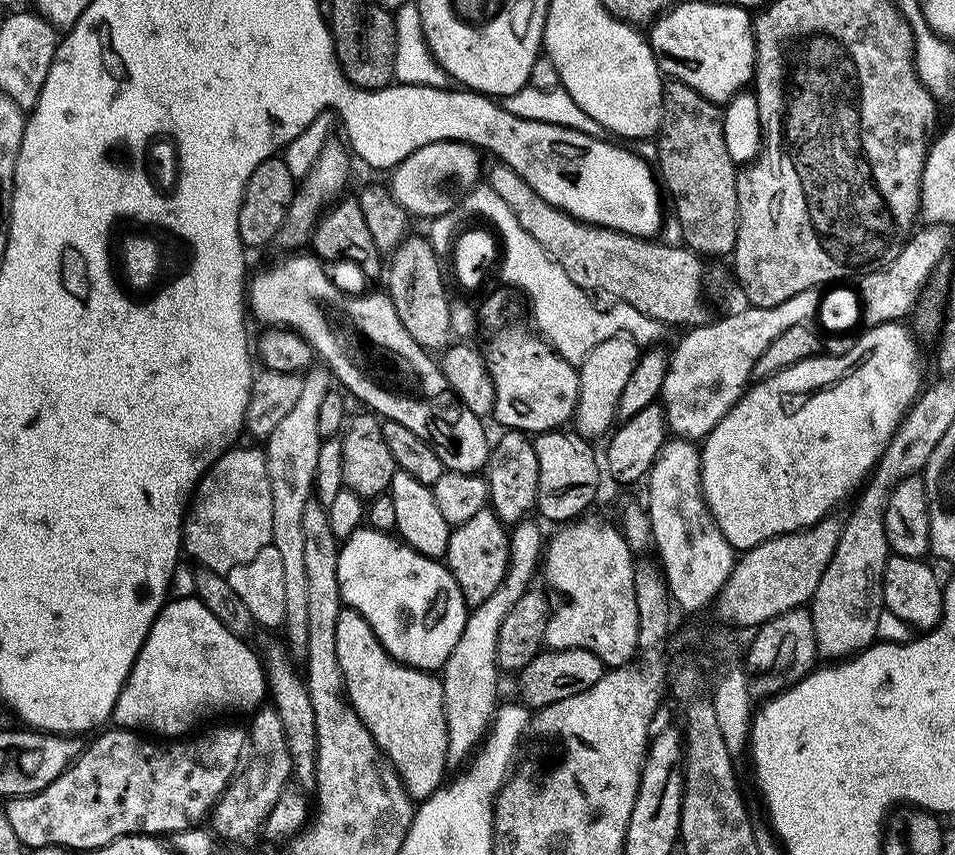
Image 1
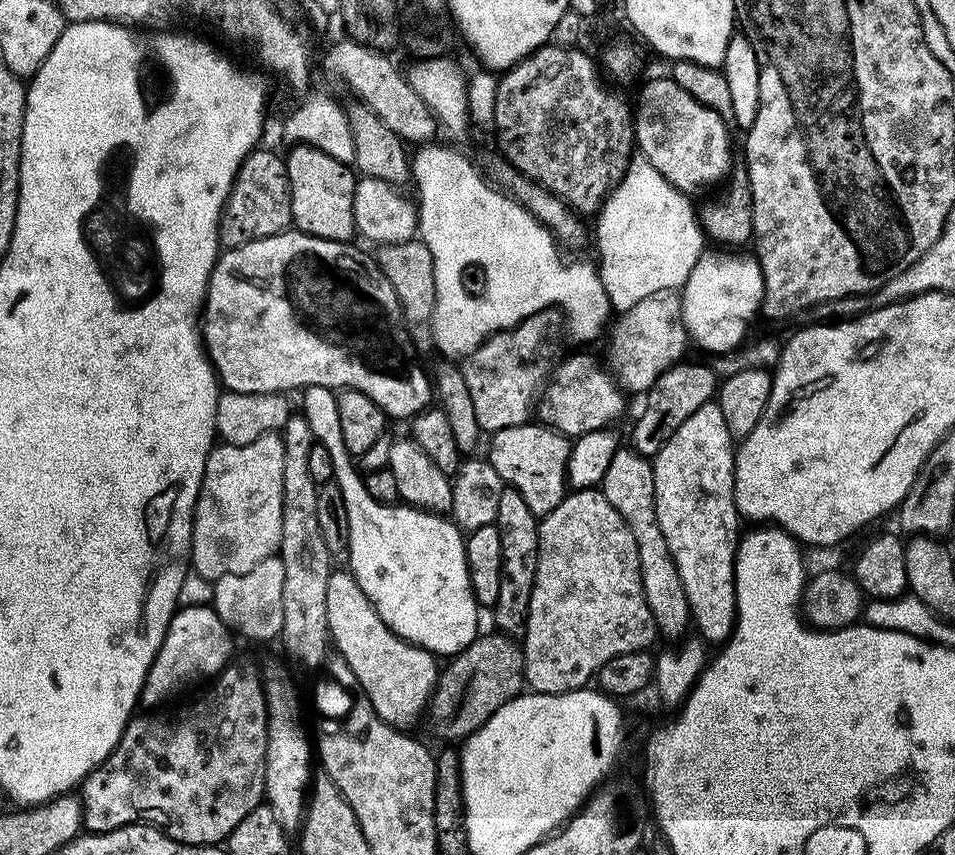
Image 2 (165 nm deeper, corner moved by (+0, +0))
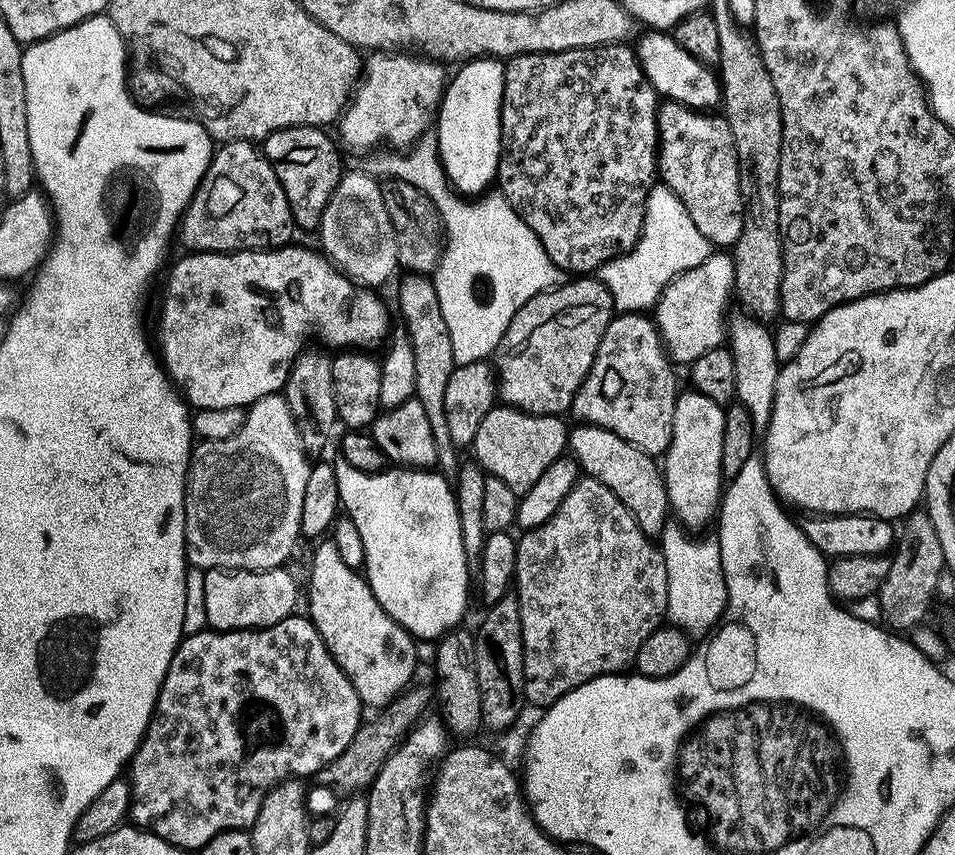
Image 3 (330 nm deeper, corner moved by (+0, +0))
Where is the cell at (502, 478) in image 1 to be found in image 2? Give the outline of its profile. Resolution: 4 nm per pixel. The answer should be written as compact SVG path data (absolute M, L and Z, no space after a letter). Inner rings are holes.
M505 487L501 500L498 502L498 518L495 522L500 531L502 542L502 566L500 577L502 586L498 586L498 602L491 605L490 612L496 619L501 633L513 638L519 637L524 631L524 623L528 621L530 610L530 594L534 590L534 578L538 570L538 534L540 525L538 517L526 506L526 498L518 494L518 490Z

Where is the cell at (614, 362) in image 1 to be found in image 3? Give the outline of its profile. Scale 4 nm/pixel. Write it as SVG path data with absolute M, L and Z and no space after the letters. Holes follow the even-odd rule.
M711 254L698 266L678 274L661 290L654 305L656 329L669 357L677 365L691 366L702 354L725 343L724 311L728 308L728 299L733 299L735 286L736 271L731 255Z

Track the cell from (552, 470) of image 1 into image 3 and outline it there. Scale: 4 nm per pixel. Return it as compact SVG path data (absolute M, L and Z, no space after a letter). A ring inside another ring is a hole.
M493 406L482 418L476 435L472 437L471 451L476 451L475 463L494 478L502 478L510 490L523 494L538 482L546 466L559 456L565 455L570 435L569 425L563 424L560 416L532 416L529 412L520 412L517 408Z

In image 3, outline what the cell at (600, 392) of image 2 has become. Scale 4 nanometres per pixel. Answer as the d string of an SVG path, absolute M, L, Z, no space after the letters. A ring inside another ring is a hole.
M622 312L613 315L612 321L606 326L606 334L602 334L598 354L590 366L590 372L586 374L574 398L570 409L571 415L576 415L577 421L596 424L599 428L618 434L618 438L630 442L636 448L641 448L647 456L663 457L670 446L674 426L674 406L678 395L675 370L677 371L660 339L655 319L651 315L639 312Z

